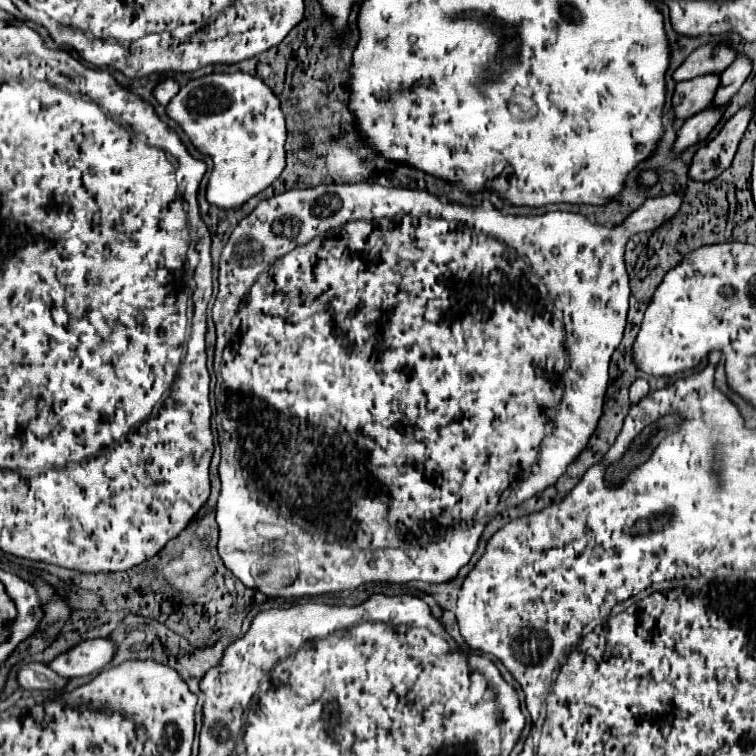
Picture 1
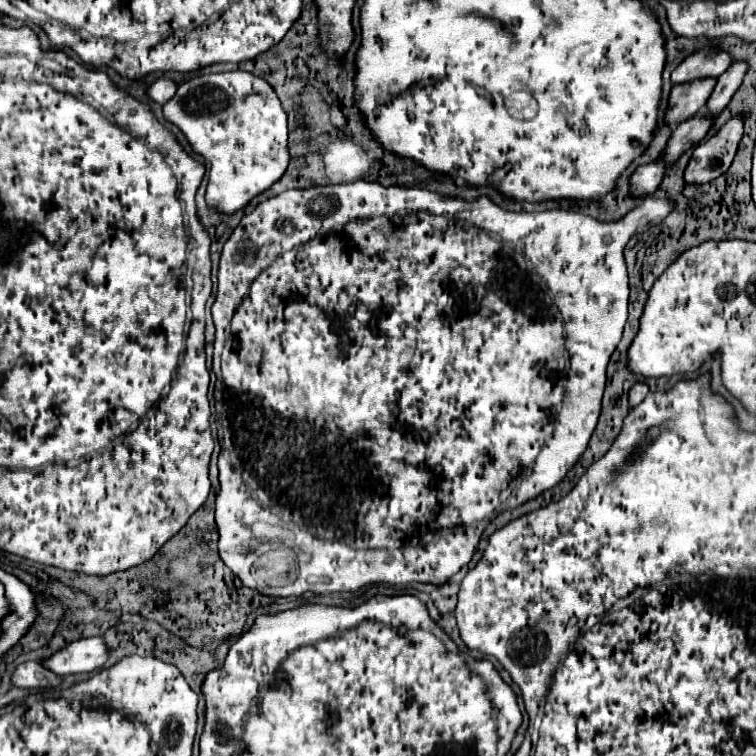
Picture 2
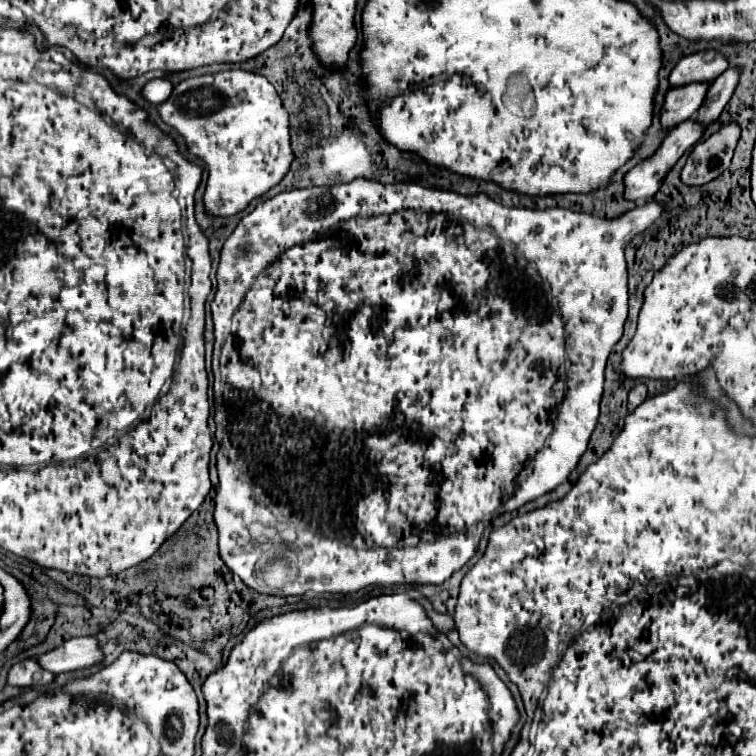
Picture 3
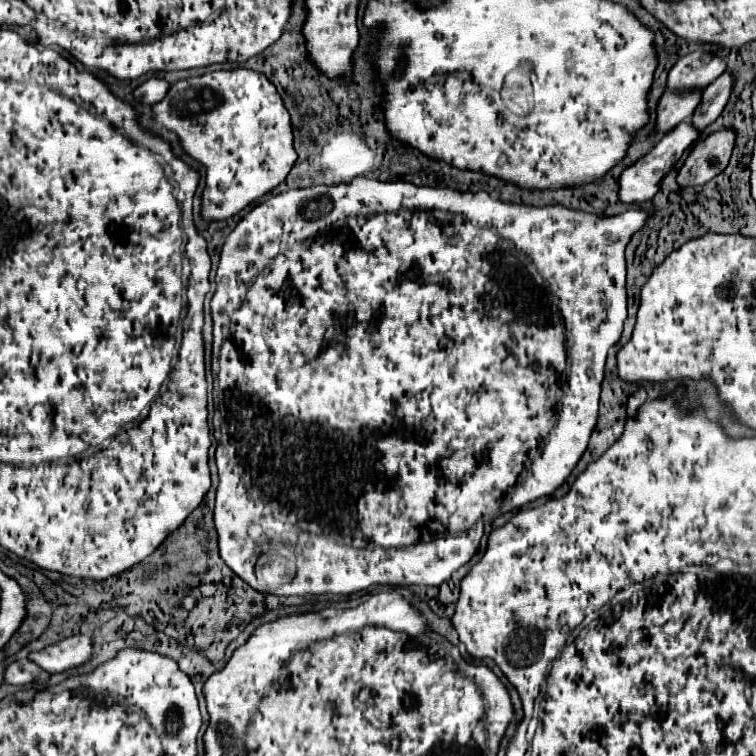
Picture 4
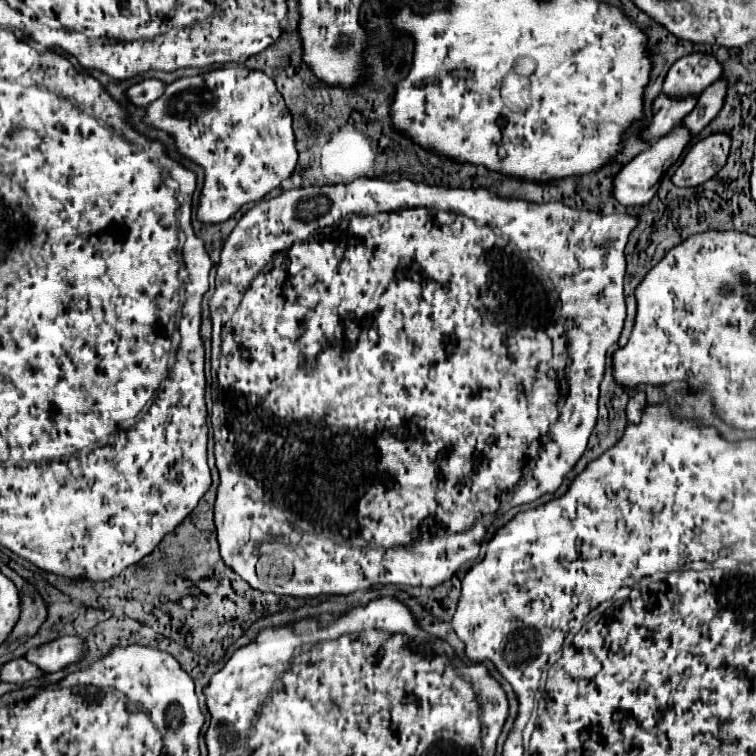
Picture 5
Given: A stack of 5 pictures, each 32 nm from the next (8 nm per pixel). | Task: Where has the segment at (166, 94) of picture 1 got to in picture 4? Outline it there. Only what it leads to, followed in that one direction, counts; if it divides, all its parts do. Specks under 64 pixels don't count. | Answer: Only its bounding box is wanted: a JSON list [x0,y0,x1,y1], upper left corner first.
[134,78,170,104]

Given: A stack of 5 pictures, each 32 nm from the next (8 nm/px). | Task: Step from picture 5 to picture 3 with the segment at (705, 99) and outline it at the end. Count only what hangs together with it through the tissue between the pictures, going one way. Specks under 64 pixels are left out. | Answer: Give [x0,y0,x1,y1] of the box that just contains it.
[696,66,742,124]

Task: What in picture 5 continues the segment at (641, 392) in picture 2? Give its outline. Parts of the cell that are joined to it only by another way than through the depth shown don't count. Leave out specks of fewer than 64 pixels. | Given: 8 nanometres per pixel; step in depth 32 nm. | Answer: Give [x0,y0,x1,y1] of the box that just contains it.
[626,392,646,422]

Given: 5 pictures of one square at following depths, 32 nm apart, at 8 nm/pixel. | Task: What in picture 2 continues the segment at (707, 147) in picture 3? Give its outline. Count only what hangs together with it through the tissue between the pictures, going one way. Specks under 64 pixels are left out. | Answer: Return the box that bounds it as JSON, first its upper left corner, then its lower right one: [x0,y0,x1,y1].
[684,114,744,184]

